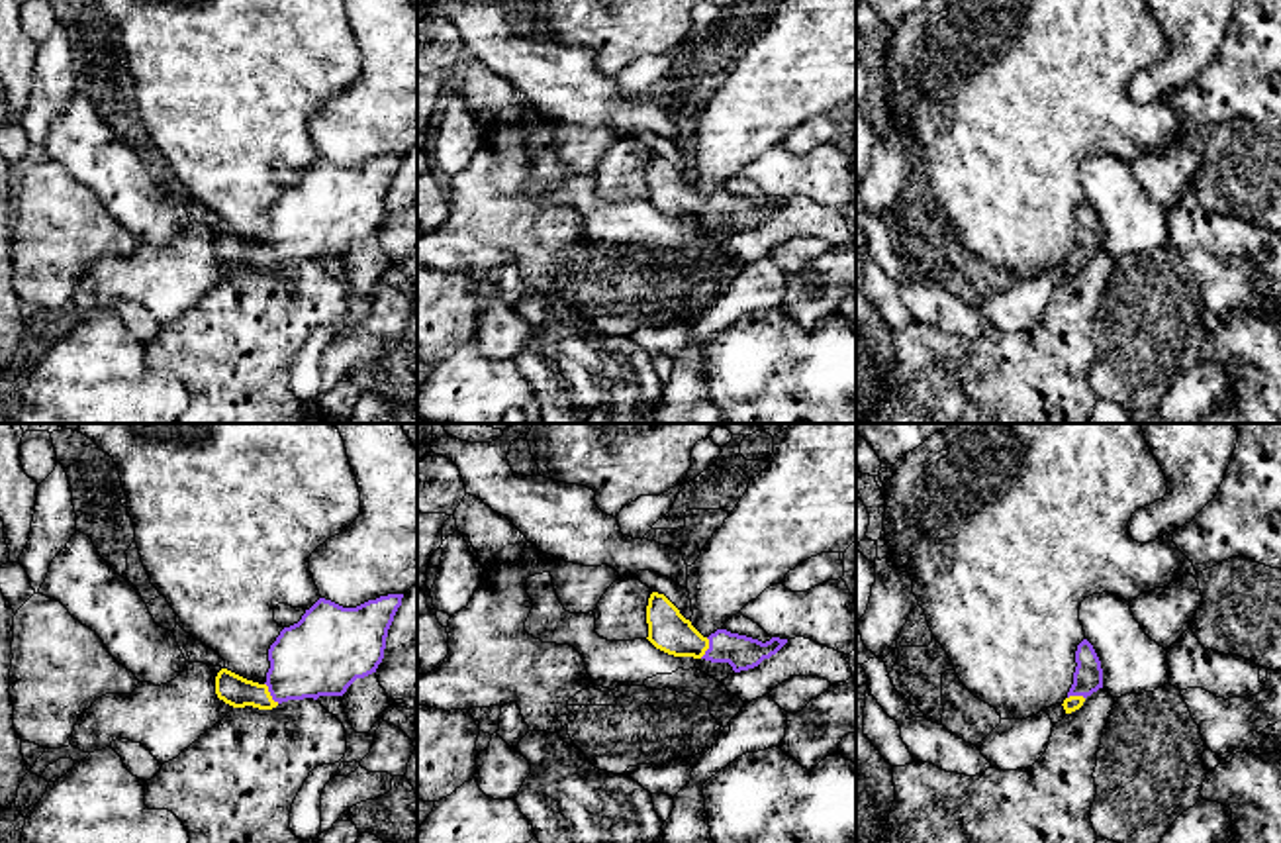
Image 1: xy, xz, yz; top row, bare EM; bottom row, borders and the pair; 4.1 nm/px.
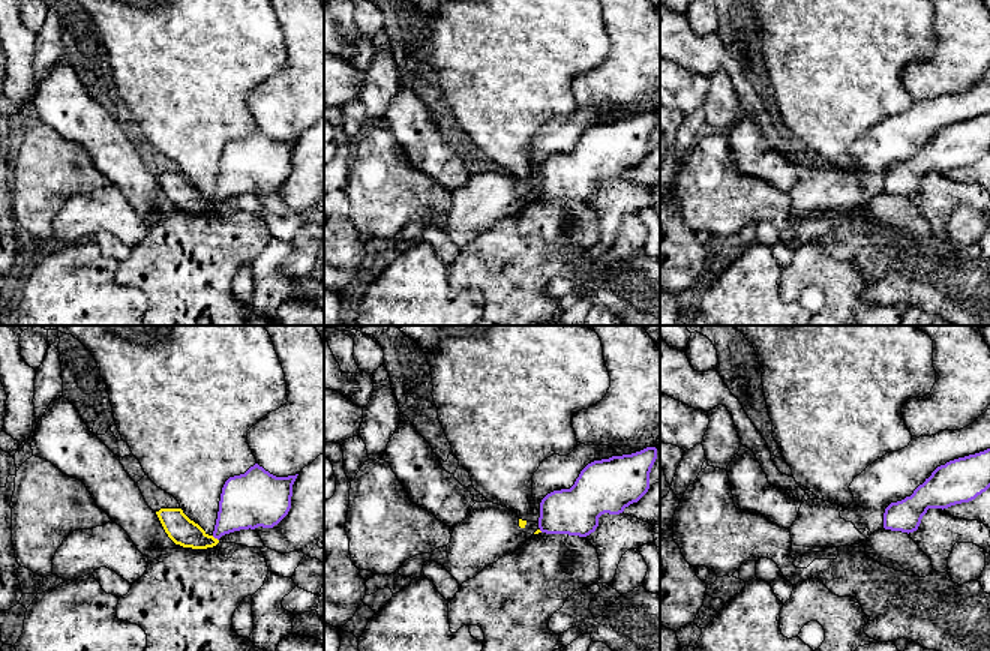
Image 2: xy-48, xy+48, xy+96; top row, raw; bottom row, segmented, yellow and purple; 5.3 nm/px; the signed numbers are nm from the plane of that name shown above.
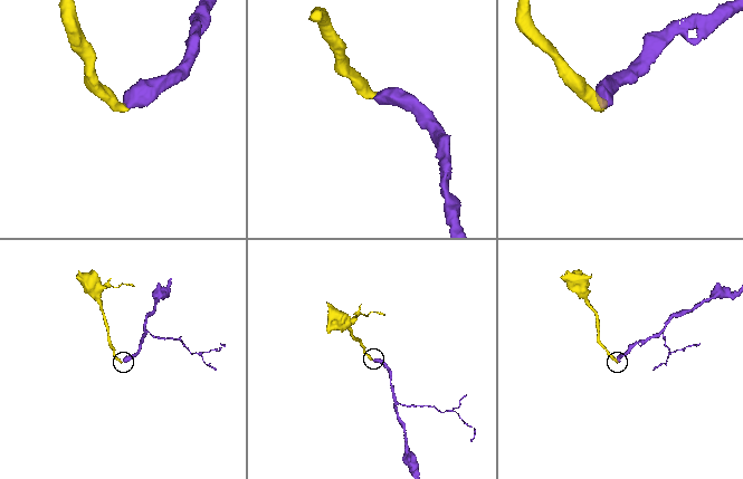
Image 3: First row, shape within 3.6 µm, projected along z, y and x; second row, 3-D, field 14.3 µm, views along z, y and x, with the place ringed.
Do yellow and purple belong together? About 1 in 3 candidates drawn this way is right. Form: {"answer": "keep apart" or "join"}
{"answer": "join"}

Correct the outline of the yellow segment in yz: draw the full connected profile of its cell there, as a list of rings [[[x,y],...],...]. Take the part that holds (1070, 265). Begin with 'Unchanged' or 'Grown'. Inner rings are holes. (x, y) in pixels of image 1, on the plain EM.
Grown. [[[1083,200],[1075,212],[1073,245],[1064,261],[1066,274],[1079,271],[1087,257],[1103,249],[1103,229],[1093,206]]]

